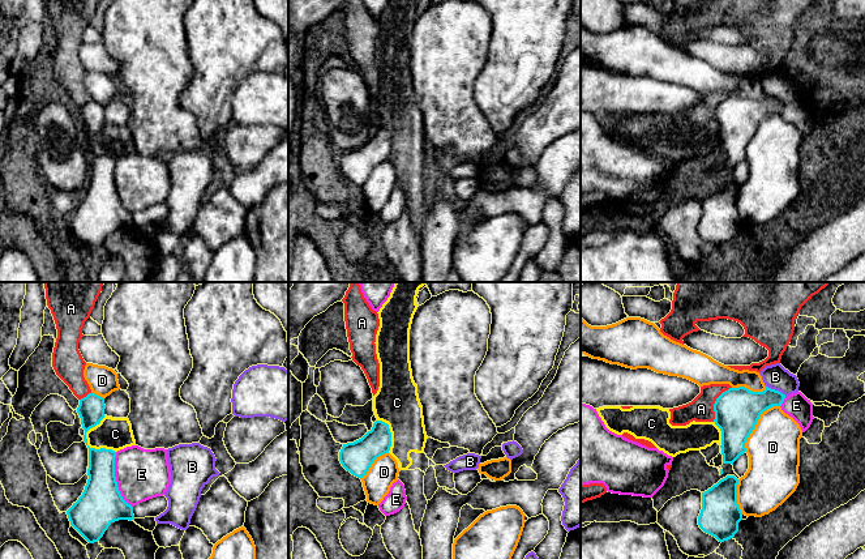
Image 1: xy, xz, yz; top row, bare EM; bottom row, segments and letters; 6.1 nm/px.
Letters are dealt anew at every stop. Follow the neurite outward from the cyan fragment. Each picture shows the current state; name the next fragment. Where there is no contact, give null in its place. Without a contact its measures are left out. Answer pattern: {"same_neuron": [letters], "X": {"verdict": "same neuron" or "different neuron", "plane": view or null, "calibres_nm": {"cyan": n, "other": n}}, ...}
{"same_neuron": [], "A": {"verdict": "different neuron", "plane": "yz", "calibres_nm": {"cyan": 280, "other": 160}}, "B": {"verdict": "different neuron", "plane": "yz", "calibres_nm": {"cyan": 260, "other": 160}}, "C": {"verdict": "different neuron", "plane": "xy", "calibres_nm": {"cyan": 170, "other": 200}}, "D": {"verdict": "different neuron", "plane": "yz", "calibres_nm": {"cyan": 280, "other": 320}}, "E": {"verdict": "different neuron", "plane": "xy", "calibres_nm": {"cyan": 260, "other": 320}}}

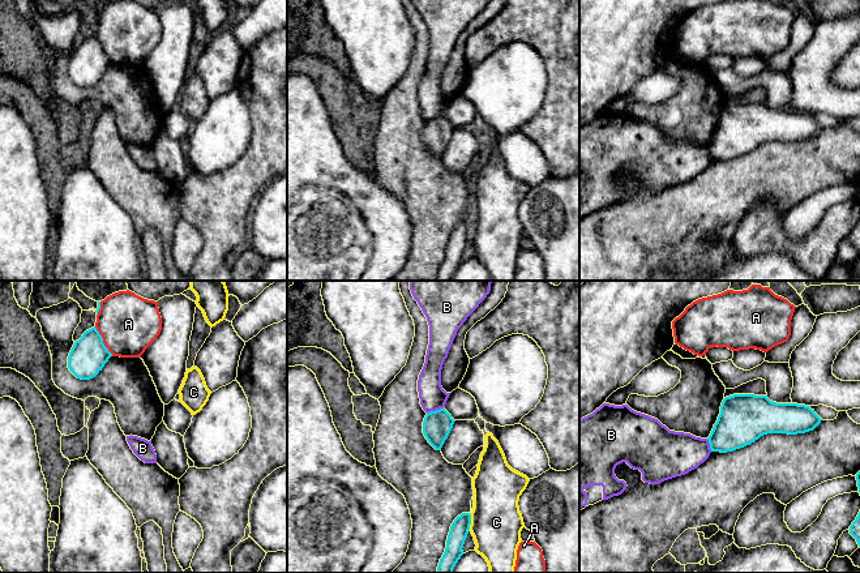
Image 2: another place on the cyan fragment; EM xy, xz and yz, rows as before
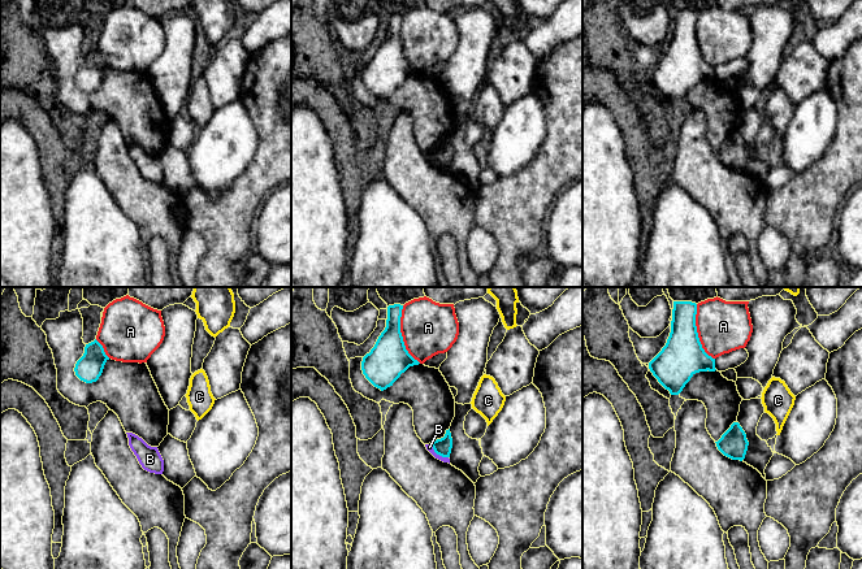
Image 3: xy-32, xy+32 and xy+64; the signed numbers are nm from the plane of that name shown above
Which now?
{"same_neuron": [], "A": {"verdict": "different neuron", "plane": "xy", "calibres_nm": {"cyan": 220, "other": 360}}, "B": {"verdict": "different neuron", "plane": "xz", "calibres_nm": {"cyan": 180, "other": 160}}, "C": {"verdict": "different neuron", "plane": "xz", "calibres_nm": {"cyan": 110, "other": 320}}}

